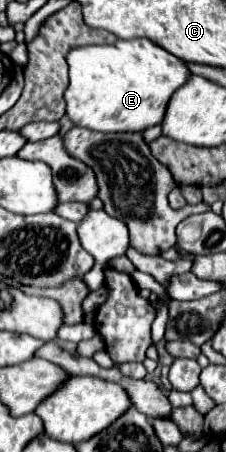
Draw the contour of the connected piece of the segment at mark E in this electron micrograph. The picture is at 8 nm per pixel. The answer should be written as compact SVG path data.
M117 40L111 46L79 46L67 54L69 86L65 90L67 116L75 126L95 132L143 132L149 126L161 124L169 98L181 88L187 78L187 66L173 54L157 48L151 40Z

